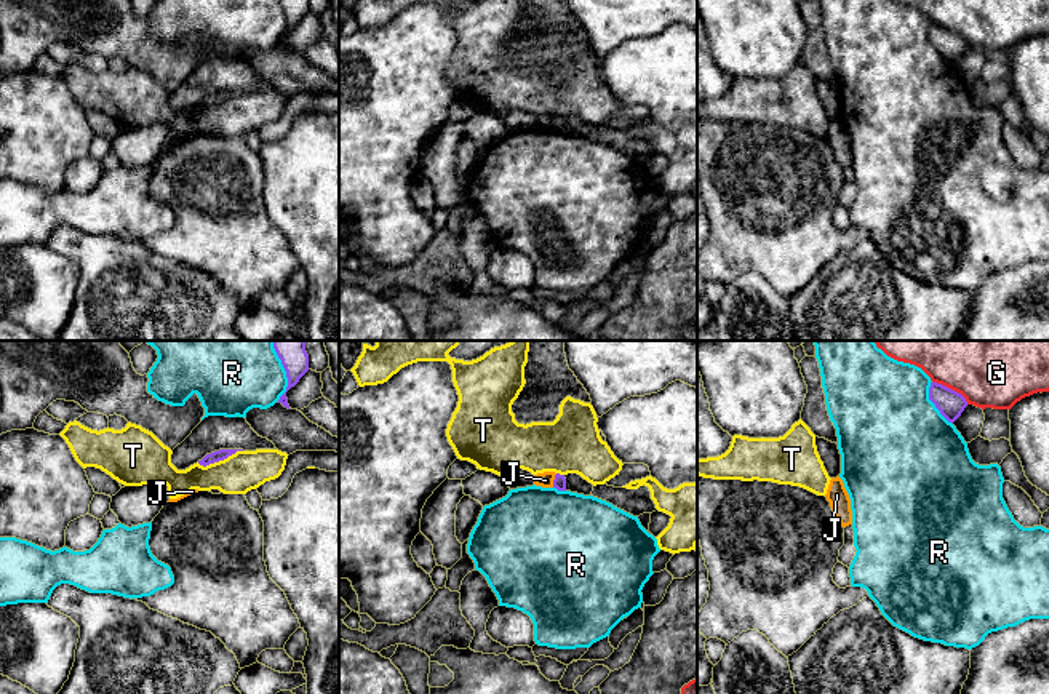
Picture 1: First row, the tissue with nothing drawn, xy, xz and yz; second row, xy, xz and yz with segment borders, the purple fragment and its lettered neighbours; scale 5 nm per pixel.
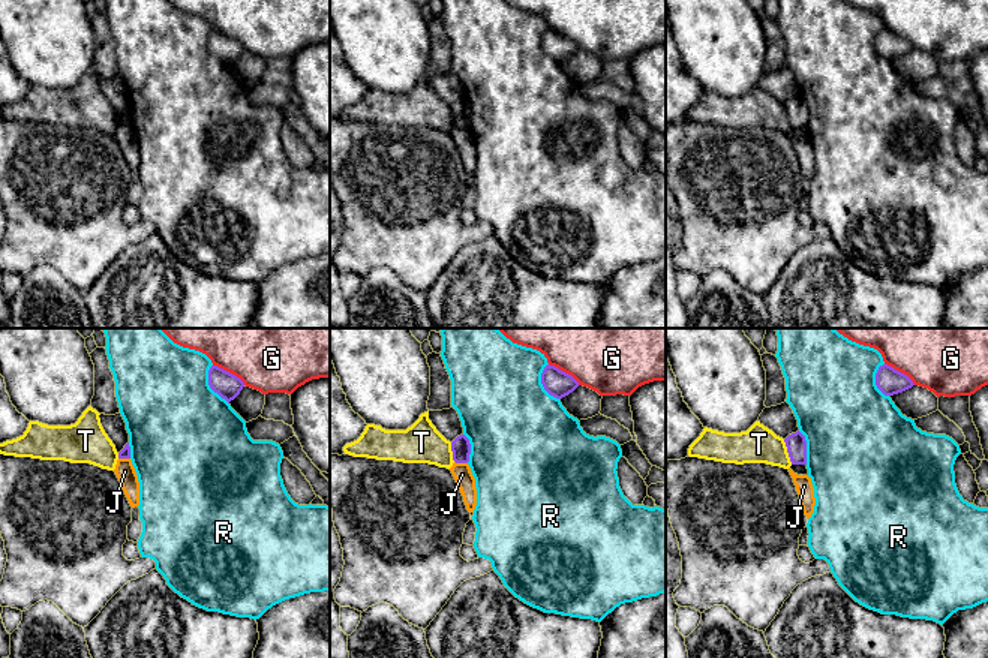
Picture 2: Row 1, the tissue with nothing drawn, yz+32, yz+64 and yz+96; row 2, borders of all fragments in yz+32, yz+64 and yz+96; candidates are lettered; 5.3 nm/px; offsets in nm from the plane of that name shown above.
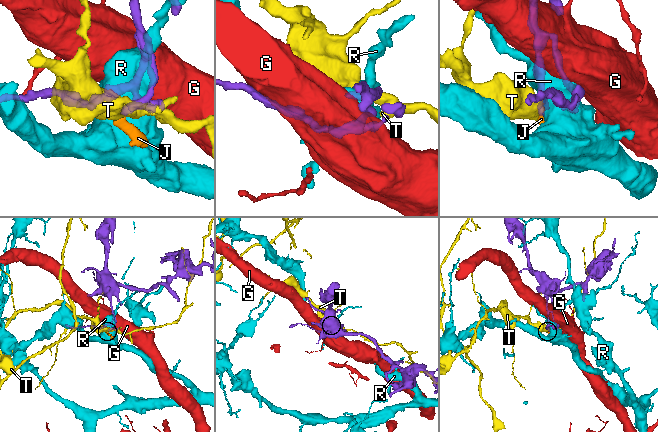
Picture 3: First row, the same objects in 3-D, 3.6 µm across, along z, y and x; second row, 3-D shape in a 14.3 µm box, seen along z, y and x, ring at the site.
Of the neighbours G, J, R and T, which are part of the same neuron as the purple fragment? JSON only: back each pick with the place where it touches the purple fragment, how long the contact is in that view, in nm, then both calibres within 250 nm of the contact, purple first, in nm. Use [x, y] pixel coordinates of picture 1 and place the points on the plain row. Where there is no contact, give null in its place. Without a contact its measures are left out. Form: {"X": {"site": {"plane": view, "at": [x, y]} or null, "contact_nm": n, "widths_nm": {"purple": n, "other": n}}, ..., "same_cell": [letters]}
{"same_cell": []}

